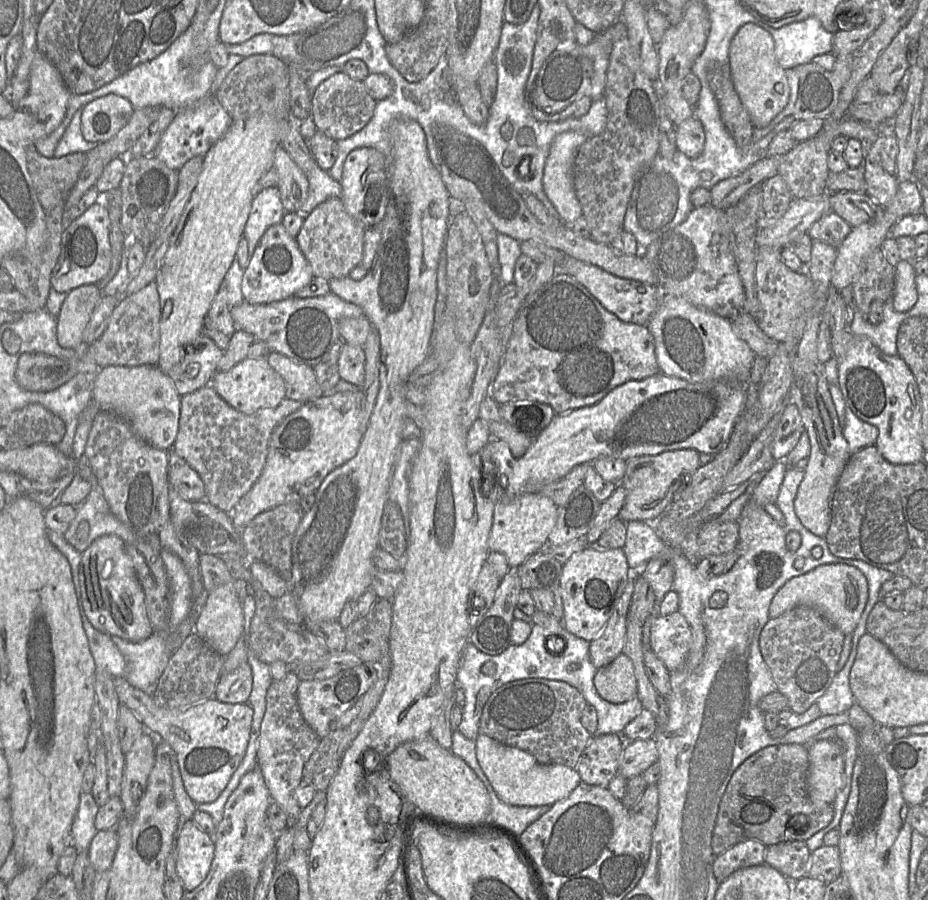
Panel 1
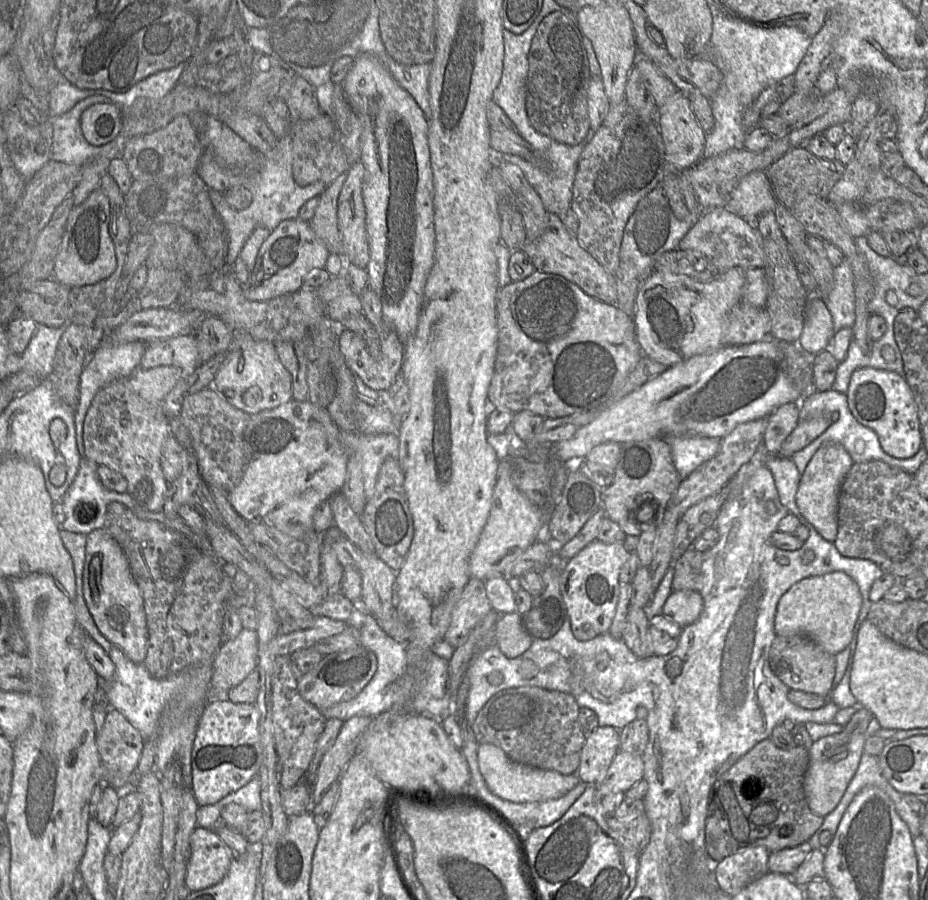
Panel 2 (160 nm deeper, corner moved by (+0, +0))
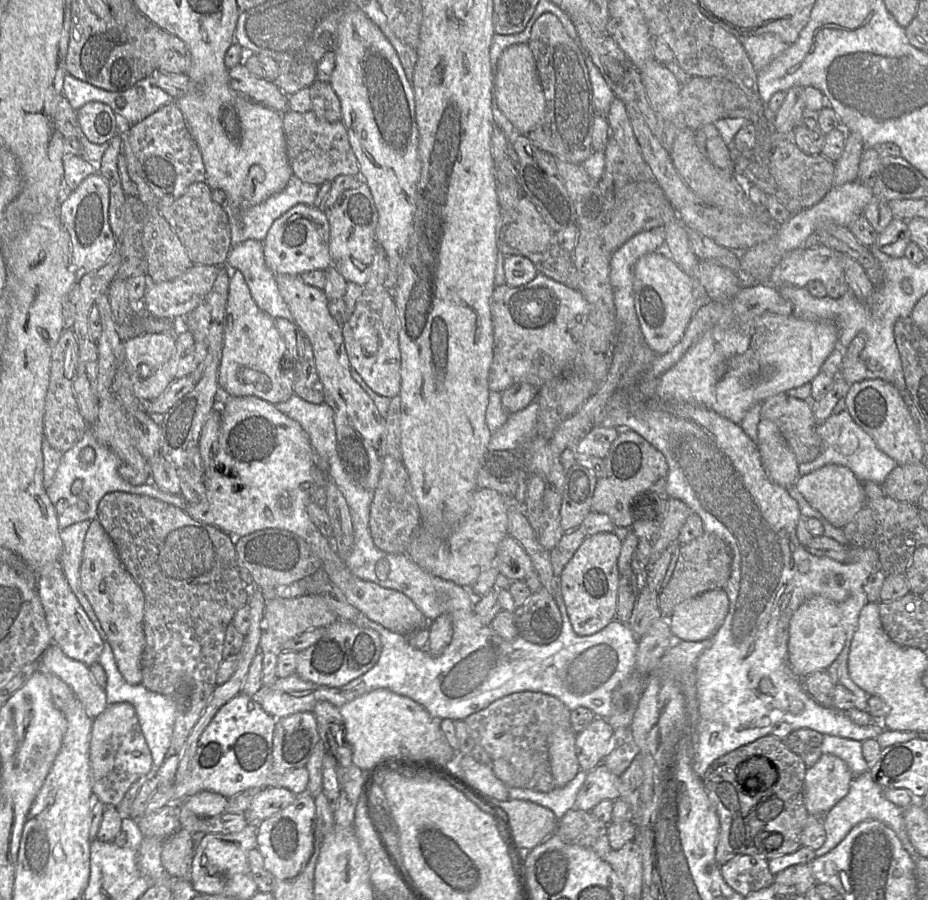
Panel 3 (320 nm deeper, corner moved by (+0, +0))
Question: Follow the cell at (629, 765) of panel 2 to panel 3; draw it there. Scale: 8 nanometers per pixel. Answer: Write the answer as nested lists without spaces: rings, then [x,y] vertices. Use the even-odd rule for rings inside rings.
[[[600,763],[588,772],[577,794],[575,808],[591,811],[601,801],[606,799],[615,801],[619,797],[619,777],[610,772],[603,763]]]

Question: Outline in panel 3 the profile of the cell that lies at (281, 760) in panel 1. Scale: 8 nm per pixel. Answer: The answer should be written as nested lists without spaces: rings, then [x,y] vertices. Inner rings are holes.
[[[303,595],[289,599],[273,598],[266,601],[259,643],[259,651],[263,655],[262,684],[271,686],[278,679],[276,666],[285,642],[309,629],[327,627],[337,619],[338,615],[320,595]]]

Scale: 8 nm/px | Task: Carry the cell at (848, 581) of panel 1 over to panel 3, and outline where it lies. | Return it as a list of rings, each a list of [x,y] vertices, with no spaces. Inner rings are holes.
[[[814,596],[804,601],[790,619],[788,663],[799,677],[827,670],[841,653],[845,641],[846,634],[837,604],[827,598]]]

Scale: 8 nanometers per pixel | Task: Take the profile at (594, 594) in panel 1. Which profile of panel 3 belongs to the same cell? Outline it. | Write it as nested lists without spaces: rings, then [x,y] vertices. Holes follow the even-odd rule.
[[[614,532],[589,535],[560,575],[561,593],[573,630],[578,636],[593,635],[616,619],[621,547],[622,541]]]

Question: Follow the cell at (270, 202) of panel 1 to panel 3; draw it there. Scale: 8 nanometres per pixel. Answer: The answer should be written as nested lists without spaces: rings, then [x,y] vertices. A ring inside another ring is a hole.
[[[248,239],[235,247],[231,247],[226,261],[229,270],[238,270],[244,276],[252,299],[257,306],[273,319],[284,318],[293,321],[292,314],[278,289],[275,274],[267,267],[263,254],[263,244],[260,241]]]

